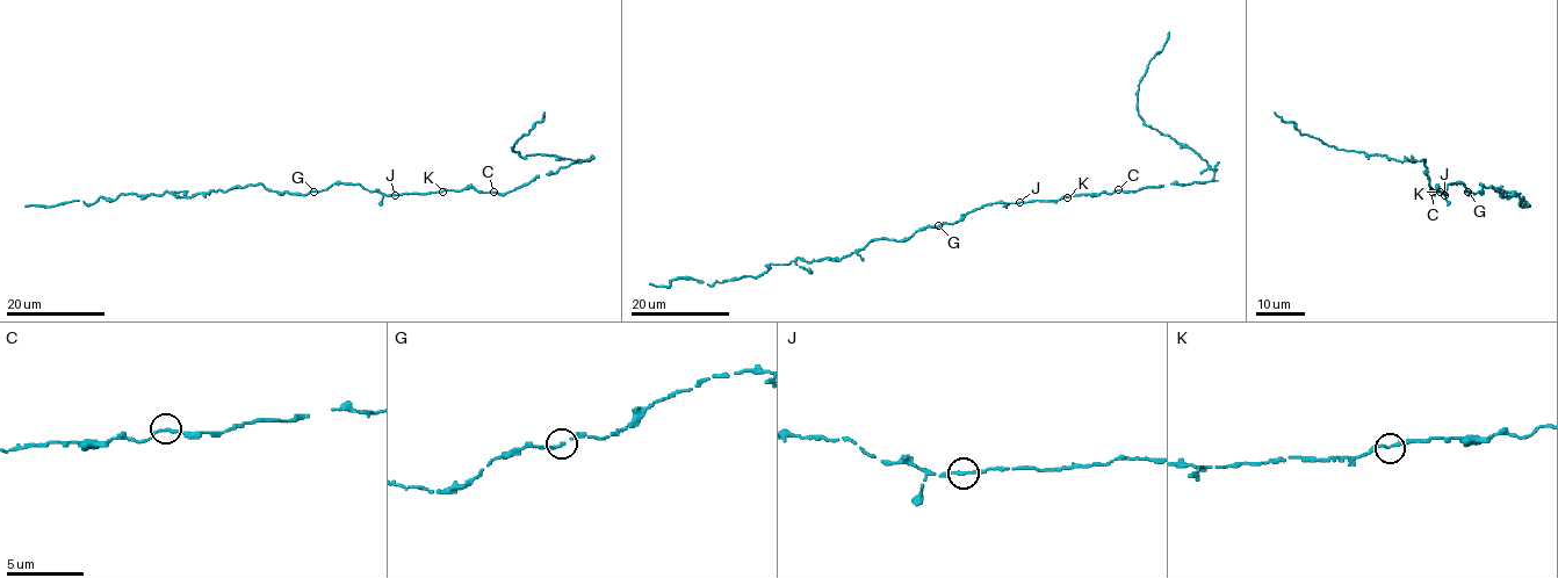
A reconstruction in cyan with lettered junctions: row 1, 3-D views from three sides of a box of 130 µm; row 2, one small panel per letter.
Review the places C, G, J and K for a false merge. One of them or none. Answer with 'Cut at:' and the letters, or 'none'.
Cut at: none

